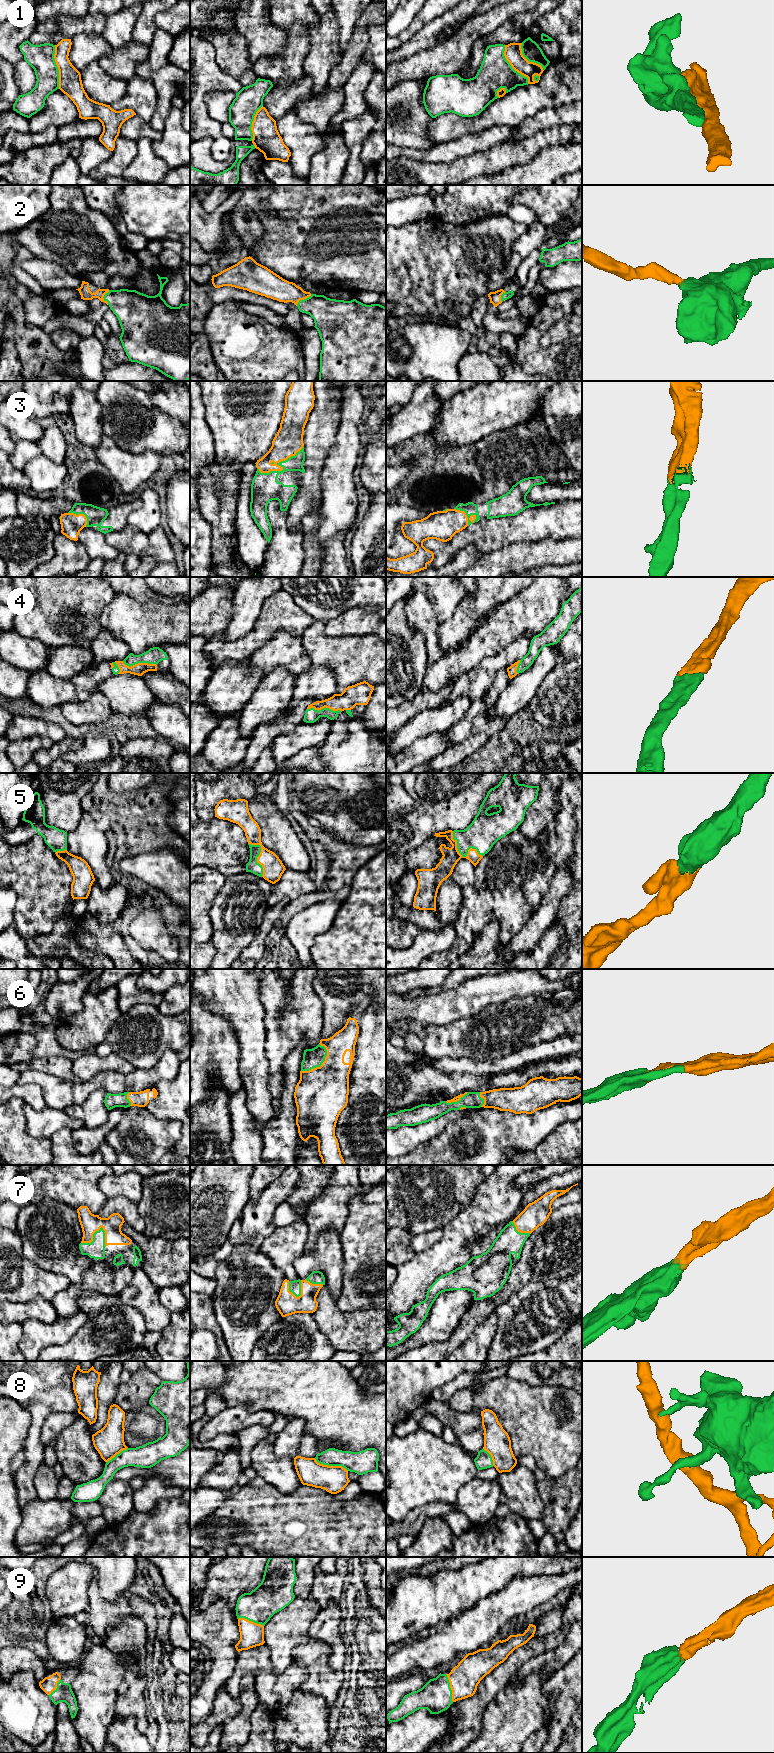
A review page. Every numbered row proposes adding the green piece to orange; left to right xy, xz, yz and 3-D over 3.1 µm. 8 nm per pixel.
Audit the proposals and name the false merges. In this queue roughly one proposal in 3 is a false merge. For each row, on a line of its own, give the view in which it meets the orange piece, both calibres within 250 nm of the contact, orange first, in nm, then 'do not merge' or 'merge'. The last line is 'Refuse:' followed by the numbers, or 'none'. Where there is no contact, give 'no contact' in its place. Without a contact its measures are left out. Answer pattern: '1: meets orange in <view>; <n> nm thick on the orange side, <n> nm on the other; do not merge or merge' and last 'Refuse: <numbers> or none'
1: meets orange in xy; 190 nm thick on the orange side, 200 nm on the other; do not merge
2: meets orange in xy; 90 nm thick on the orange side, 280 nm on the other; merge
3: meets orange in xz; 220 nm thick on the orange side, 220 nm on the other; merge
4: meets orange in xy; 100 nm thick on the orange side, 130 nm on the other; merge
5: meets orange in yz; 140 nm thick on the orange side, 240 nm on the other; merge
6: meets orange in xz; 420 nm thick on the orange side, 160 nm on the other; merge
7: meets orange in xy; 160 nm thick on the orange side, 140 nm on the other; merge
8: meets orange in xz; 220 nm thick on the orange side, 180 nm on the other; do not merge
9: meets orange in yz; 240 nm thick on the orange side, 260 nm on the other; merge
Refuse: 1, 8

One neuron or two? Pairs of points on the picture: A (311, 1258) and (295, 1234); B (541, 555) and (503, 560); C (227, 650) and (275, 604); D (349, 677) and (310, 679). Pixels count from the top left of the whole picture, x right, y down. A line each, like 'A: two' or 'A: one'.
A: two
B: one
C: one
D: two

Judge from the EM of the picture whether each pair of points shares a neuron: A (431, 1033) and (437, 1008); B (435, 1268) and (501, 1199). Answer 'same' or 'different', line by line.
A: different
B: same

